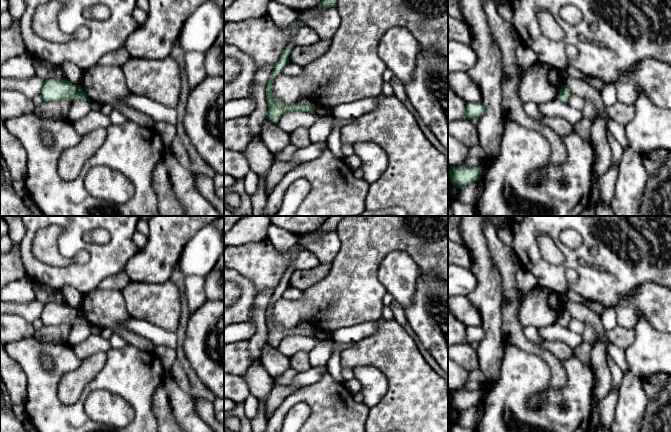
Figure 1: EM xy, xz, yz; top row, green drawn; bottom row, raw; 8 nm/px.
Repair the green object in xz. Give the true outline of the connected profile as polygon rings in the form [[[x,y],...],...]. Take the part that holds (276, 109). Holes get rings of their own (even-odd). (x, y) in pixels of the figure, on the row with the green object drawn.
[[[289,44],[284,49],[280,59],[274,65],[274,69],[266,85],[266,100],[267,100],[267,105],[268,105],[267,119],[276,124],[278,123],[280,118],[287,112],[302,111],[302,112],[315,114],[315,104],[304,105],[298,102],[295,102],[293,104],[285,104],[272,96],[274,79],[278,77],[279,75],[283,74],[283,69],[289,63],[289,56],[294,47],[295,46],[293,44]]]

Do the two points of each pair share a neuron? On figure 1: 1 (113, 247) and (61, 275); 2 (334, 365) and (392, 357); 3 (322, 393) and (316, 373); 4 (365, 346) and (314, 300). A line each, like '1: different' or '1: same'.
1: same
2: different
3: different
4: different

